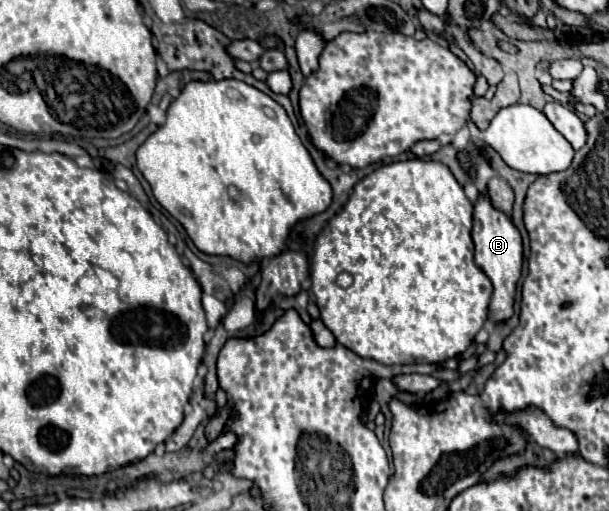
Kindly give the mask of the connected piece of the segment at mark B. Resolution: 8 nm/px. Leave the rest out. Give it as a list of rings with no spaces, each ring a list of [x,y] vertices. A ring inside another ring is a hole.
[[[479,192],[479,198],[473,204],[473,242],[475,242],[475,262],[477,266],[489,276],[493,282],[493,298],[489,304],[489,318],[495,322],[503,322],[513,314],[513,298],[515,298],[515,284],[521,276],[521,262],[523,262],[523,246],[521,234],[513,220],[497,210],[487,192]]]

